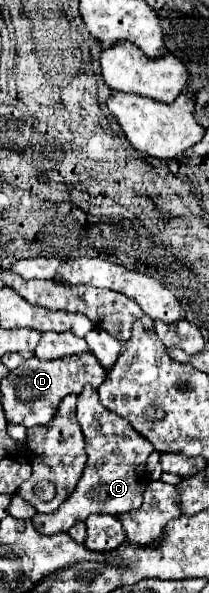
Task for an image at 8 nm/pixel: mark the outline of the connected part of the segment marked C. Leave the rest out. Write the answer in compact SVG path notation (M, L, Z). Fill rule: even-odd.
M86 384L84 392L78 396L76 416L84 432L88 462L76 490L62 504L62 508L58 508L58 512L36 514L32 518L34 528L46 536L68 532L78 520L86 520L94 512L118 516L122 512L138 510L142 506L146 484L150 482L150 476L146 474L146 460L154 452L154 446L140 432L136 432L126 418L102 408L98 392L90 384Z

